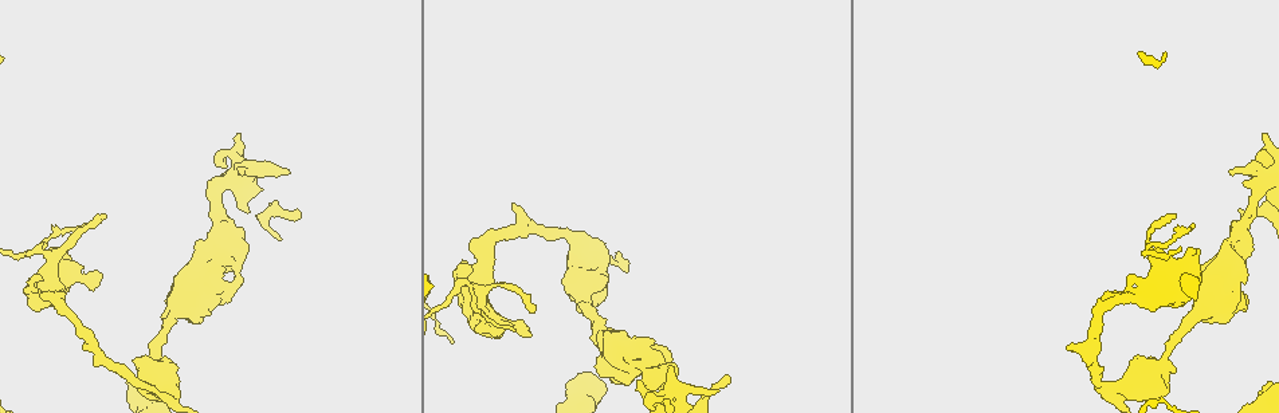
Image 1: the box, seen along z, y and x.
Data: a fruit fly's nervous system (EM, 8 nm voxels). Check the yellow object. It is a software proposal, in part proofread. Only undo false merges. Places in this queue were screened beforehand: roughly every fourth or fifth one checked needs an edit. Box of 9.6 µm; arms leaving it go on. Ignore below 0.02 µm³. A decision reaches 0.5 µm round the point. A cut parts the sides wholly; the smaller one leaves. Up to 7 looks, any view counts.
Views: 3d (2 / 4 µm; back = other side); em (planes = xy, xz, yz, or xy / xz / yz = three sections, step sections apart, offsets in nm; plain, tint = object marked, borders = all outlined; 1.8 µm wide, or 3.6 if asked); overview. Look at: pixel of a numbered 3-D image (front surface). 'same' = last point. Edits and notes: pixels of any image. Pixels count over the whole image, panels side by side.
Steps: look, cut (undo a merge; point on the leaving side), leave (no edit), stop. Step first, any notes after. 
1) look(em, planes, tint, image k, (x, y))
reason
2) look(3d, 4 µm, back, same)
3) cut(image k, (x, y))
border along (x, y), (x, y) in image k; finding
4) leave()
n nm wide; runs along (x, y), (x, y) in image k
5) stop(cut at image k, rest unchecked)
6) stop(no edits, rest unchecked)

look(em, planes, borders, image 1, (1098, 385))

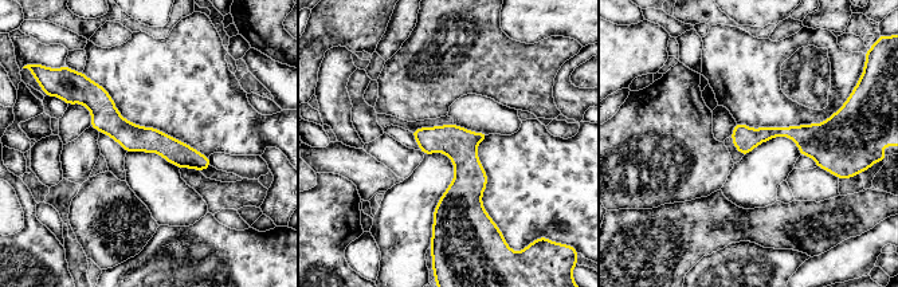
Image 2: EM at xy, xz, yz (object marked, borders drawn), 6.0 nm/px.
leave()
continuous, no second neuron

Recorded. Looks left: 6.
look(em, planes, tint, image 1, (224, 255))
thin neck

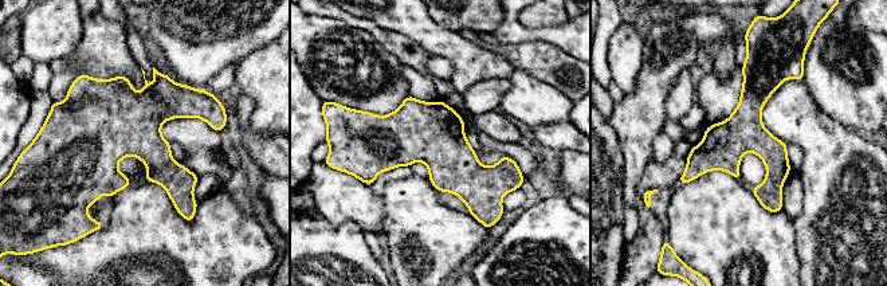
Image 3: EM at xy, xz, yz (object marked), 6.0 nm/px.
leave()
runs along (360, 138), (515, 173) in image 3; all the same neuron

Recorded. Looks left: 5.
look(3d, 2 µm, image 1, (51, 252))
sharp bend

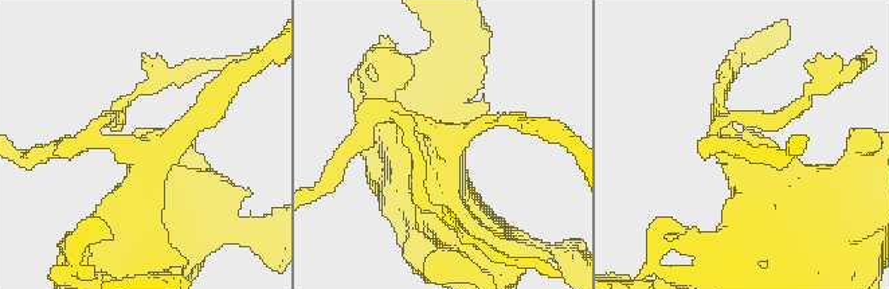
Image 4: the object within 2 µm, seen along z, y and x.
look(em, planes, borders, image 4, (146, 148))

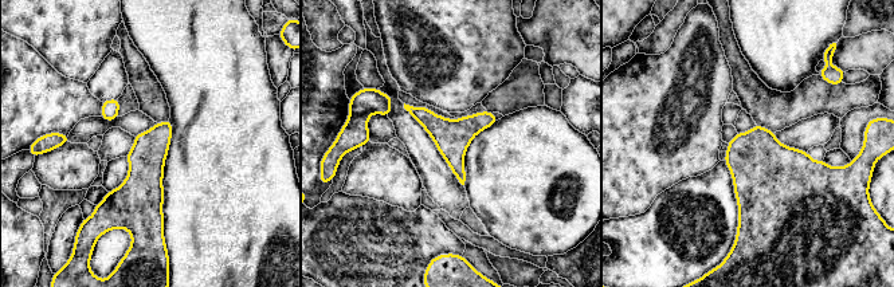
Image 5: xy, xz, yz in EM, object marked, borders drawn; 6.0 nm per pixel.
cut(image 5, (355, 133))
two neurons meet here

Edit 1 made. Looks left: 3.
stop(cut at image 5, rest unchecked)

